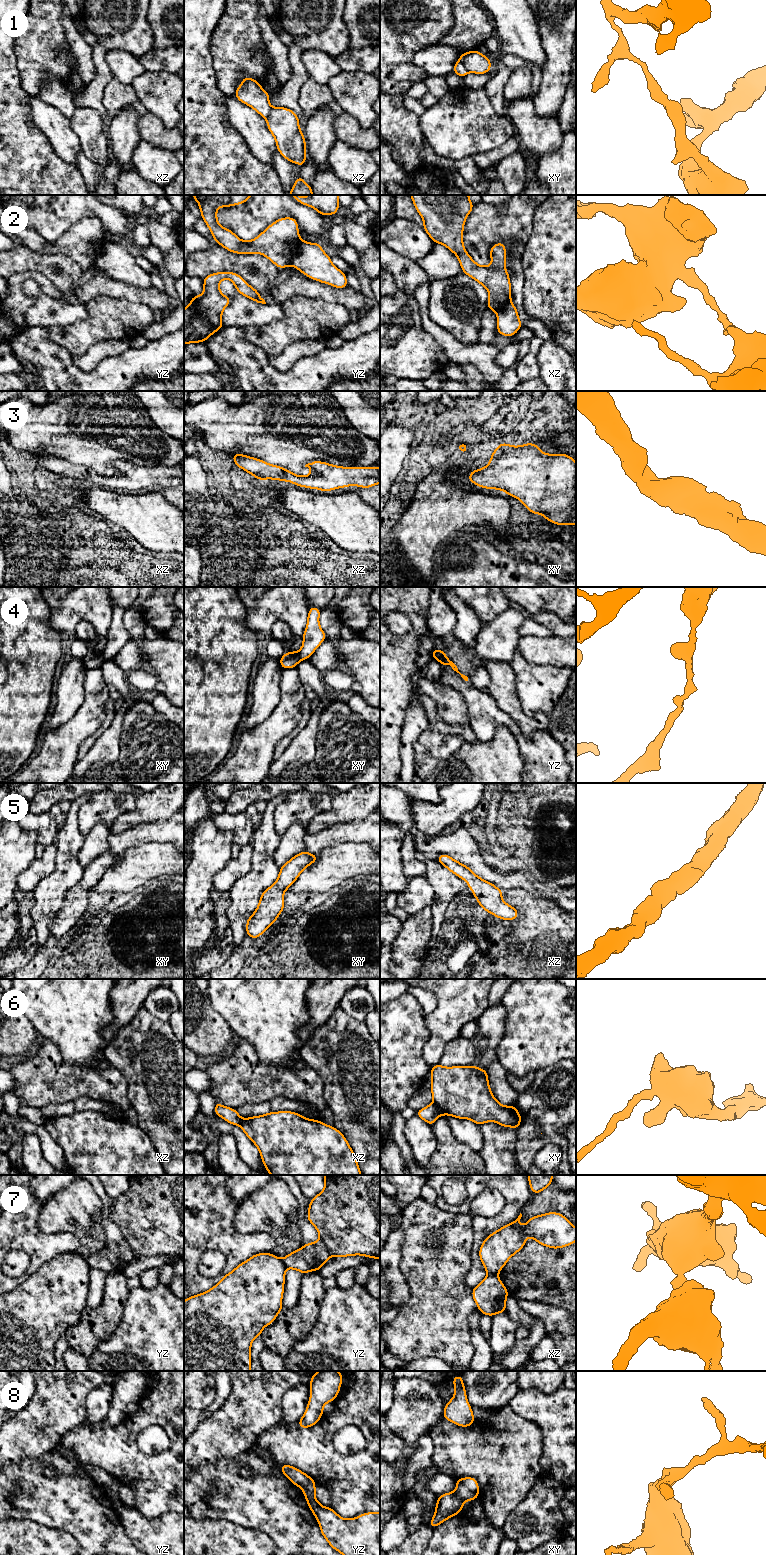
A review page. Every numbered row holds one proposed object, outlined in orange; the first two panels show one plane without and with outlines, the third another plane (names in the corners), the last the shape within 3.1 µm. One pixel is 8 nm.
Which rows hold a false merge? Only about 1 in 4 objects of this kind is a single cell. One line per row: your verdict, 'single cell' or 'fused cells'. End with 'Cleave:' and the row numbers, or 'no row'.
1: fused cells
2: fused cells
3: single cell
4: fused cells
5: single cell
6: fused cells
7: fused cells
8: fused cells
Cleave: 1, 2, 4, 6, 7, 8

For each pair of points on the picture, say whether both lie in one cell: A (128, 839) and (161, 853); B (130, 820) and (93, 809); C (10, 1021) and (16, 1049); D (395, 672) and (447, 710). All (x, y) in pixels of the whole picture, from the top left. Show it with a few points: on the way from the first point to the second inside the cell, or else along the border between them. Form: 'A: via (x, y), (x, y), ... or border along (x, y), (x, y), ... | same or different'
A: border along (164, 842), (141, 843), (129, 847), (121, 854) | different
B: border along (136, 801), (131, 810), (122, 813), (109, 826) | different
C: via (10, 1028), (10, 1032), (15, 1037), (16, 1042) | same
D: border along (421, 693), (429, 696), (435, 702), (436, 711) | different

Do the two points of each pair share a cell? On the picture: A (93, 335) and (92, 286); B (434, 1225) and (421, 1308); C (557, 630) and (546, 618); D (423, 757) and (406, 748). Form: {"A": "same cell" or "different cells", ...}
{"A": "different cells", "B": "same cell", "C": "same cell", "D": "different cells"}

